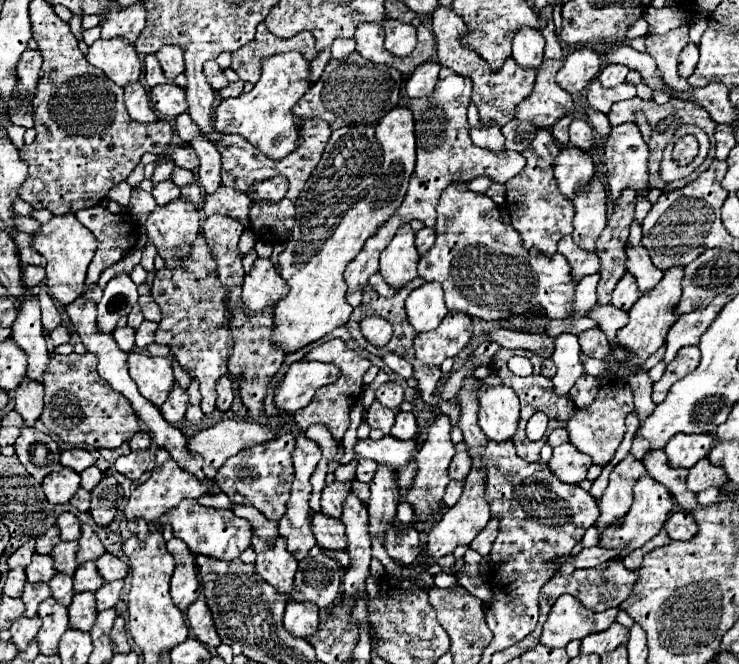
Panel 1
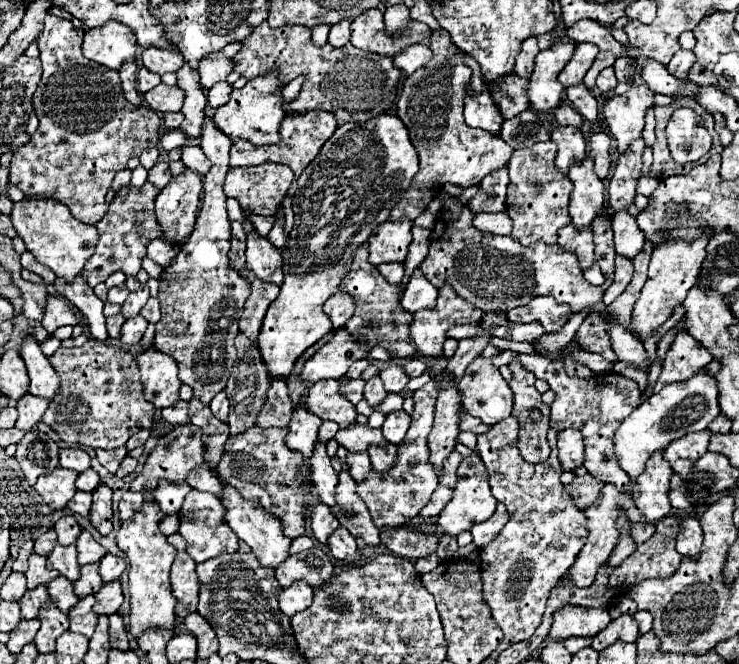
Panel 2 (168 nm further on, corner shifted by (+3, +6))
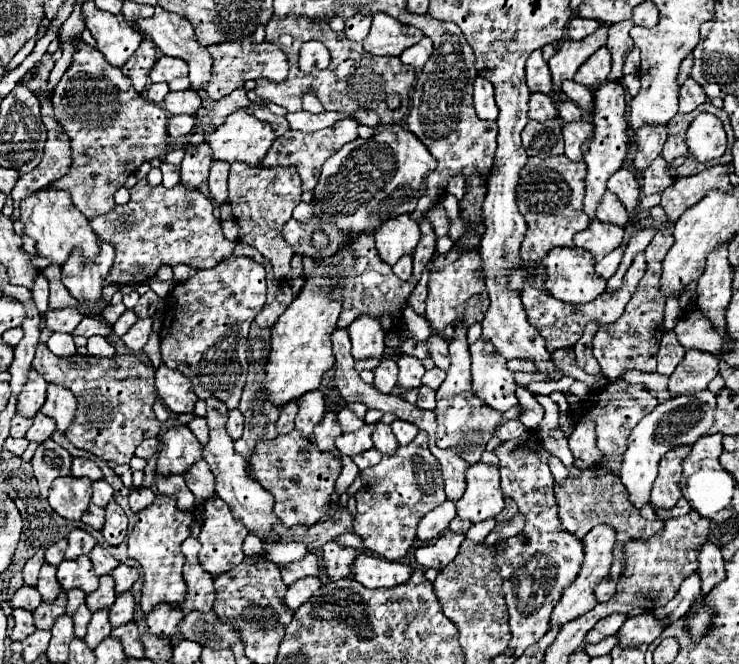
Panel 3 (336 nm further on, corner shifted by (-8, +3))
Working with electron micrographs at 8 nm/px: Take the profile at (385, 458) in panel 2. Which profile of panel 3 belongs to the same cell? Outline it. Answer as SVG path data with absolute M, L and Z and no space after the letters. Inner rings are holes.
M376 421L376 423L374 423L372 441L374 441L374 447L376 447L378 451L382 451L384 455L394 453L394 451L398 449L398 441L396 441L390 425L384 425L382 421Z

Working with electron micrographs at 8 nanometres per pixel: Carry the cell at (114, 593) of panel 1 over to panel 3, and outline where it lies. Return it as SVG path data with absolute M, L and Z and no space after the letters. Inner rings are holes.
M130 591L118 595L116 603L110 607L110 625L120 627L130 623L134 617L134 597Z

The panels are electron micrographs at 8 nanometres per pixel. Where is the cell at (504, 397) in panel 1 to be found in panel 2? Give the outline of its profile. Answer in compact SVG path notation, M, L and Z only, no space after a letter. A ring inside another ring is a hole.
M475 358L459 382L463 408L491 426L511 416L513 392L491 360Z

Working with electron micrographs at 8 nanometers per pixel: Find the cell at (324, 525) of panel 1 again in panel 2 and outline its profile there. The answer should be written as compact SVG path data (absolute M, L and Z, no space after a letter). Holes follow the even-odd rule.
M339 526L335 532L329 534L327 538L327 548L331 552L333 558L341 560L341 562L349 562L355 564L355 560L359 558L359 550L355 544L355 538L349 534L347 528Z

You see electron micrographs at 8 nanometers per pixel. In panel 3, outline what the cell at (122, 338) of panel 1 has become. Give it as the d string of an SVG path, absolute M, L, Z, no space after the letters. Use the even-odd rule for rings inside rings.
M126 309L126 311L122 313L122 317L114 323L114 327L112 327L114 333L116 333L118 337L122 337L122 335L136 323L136 319L138 319L138 317L134 315L134 311L132 311L132 309Z

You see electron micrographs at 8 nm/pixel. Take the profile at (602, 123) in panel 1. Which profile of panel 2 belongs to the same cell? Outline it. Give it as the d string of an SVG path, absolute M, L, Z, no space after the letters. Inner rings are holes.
M577 84L577 86L571 86L565 90L567 92L567 98L569 102L573 104L573 108L585 118L585 120L597 120L597 114L599 114L599 108L597 108L597 100L593 98L593 94L583 86L583 84Z

